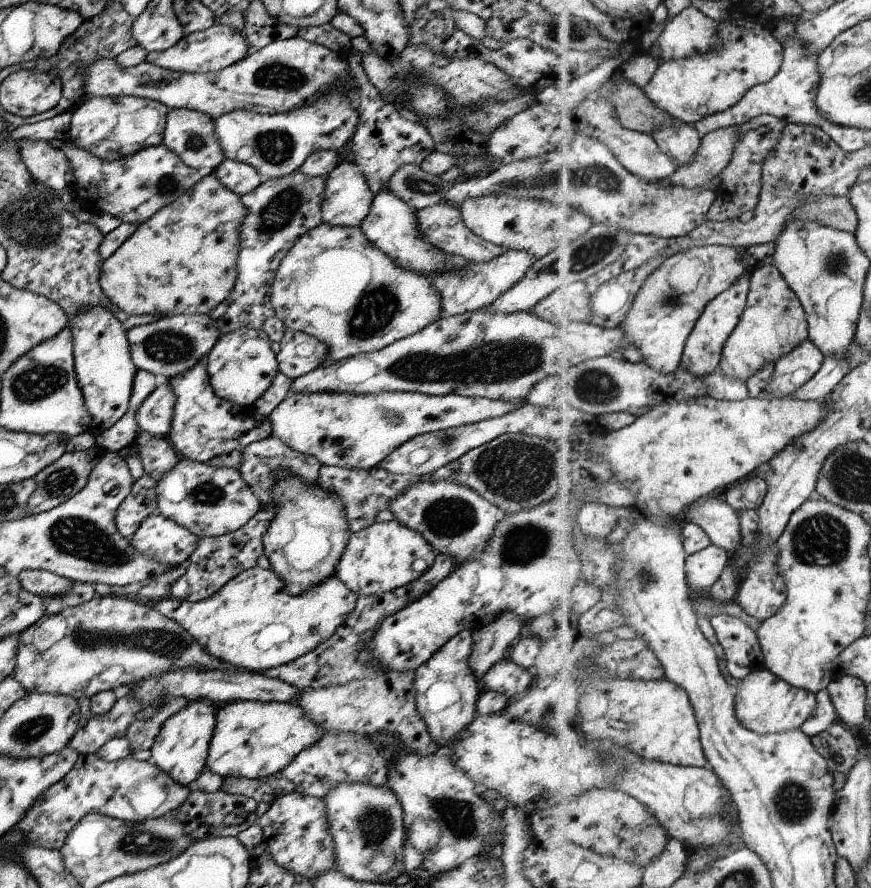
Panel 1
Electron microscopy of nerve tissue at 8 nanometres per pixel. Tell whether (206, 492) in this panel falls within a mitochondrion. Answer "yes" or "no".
yes

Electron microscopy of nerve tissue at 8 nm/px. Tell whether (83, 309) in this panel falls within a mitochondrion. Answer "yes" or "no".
no

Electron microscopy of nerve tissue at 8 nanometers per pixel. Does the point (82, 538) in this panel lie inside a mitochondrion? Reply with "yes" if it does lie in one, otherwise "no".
yes

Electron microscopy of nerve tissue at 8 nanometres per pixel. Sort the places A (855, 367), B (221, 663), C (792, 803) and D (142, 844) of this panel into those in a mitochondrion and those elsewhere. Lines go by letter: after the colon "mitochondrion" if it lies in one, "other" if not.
A: other
B: other
C: mitochondrion
D: mitochondrion

